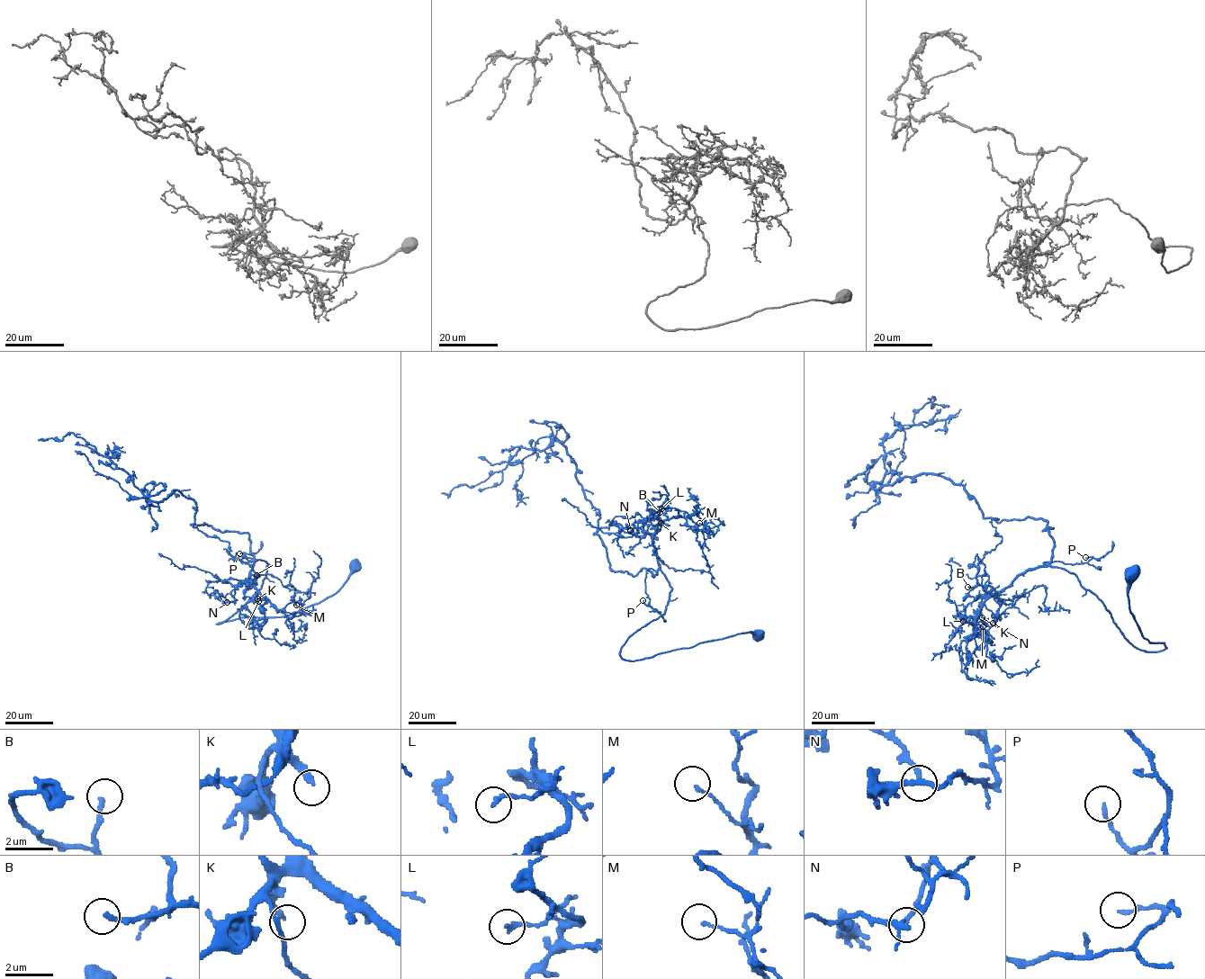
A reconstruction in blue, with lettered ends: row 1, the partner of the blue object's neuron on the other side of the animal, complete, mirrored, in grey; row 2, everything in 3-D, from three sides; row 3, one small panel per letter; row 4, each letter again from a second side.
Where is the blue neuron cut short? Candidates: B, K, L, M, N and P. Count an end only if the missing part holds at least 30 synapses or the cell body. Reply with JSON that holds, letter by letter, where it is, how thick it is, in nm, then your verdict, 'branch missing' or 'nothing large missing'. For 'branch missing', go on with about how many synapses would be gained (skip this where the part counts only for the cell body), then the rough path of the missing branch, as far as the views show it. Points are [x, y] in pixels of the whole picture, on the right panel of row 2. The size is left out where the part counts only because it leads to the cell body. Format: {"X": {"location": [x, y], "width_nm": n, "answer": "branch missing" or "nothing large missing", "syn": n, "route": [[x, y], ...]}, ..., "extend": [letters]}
{"B": {"location": [967, 587], "width_nm": 180, "answer": "branch missing", "syn": 40, "route": [[967, 587], [939, 587], [938, 591], [944, 593], [947, 589], [948, 581], [941, 570], [948, 557]]}, "K": {"location": [982, 617], "width_nm": 240, "answer": "nothing large missing"}, "L": {"location": [963, 621], "width_nm": 160, "answer": "nothing large missing"}, "M": {"location": [983, 626], "width_nm": 120, "answer": "nothing large missing"}, "N": {"location": [993, 623], "width_nm": 170, "answer": "nothing large missing"}, "P": {"location": [1085, 557], "width_nm": 150, "answer": "nothing large missing"}, "extend": ["B"]}

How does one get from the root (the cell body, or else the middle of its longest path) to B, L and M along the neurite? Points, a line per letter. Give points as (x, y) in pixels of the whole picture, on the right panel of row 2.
B: (1129, 570), (1129, 610), (1160, 651), (1137, 649), (1060, 568), (1028, 570), (1001, 590), (967, 587)
L: (1129, 570), (1129, 610), (1160, 651), (1137, 649), (1056, 567), (1026, 570), (963, 621)
M: (1129, 570), (1129, 610), (1160, 651), (1137, 649), (1056, 567), (993, 594), (974, 631), (991, 642), (983, 626)

